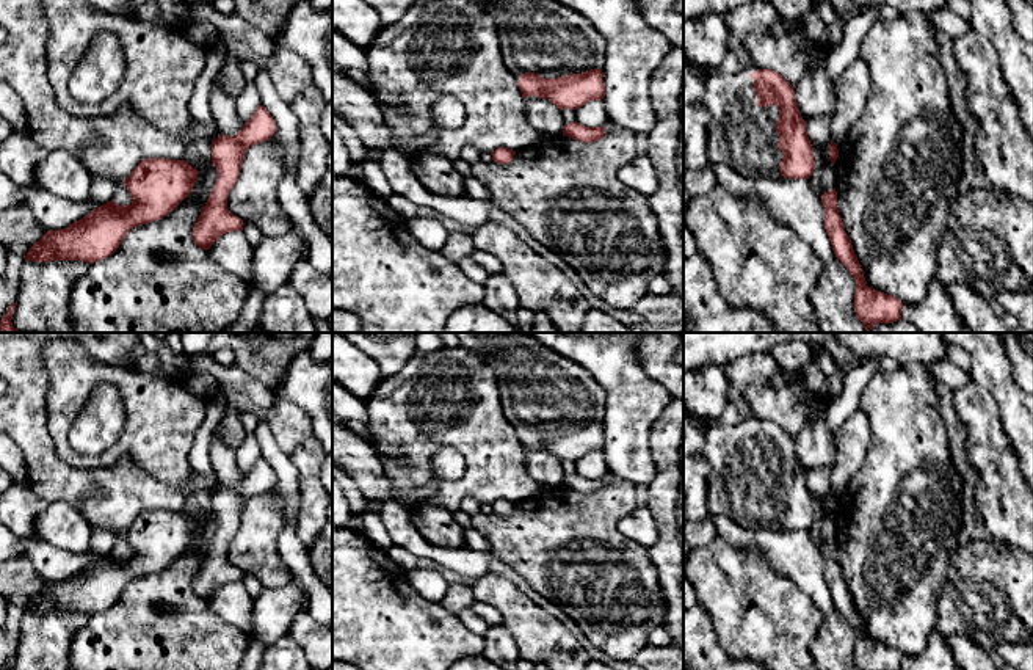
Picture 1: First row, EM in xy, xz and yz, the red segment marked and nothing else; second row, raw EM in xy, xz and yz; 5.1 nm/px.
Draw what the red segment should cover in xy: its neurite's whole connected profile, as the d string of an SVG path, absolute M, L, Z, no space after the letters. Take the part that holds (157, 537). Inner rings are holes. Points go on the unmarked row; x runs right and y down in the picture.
M144 510L124 530L133 549L129 557L111 551L64 581L47 582L28 601L25 612L99 614L119 599L130 581L158 573L174 562L191 544L198 526L185 512Z

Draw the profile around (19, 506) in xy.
M14 483L2 493L0 523L20 540L41 540L36 535L36 516L50 502L41 499L28 483Z

